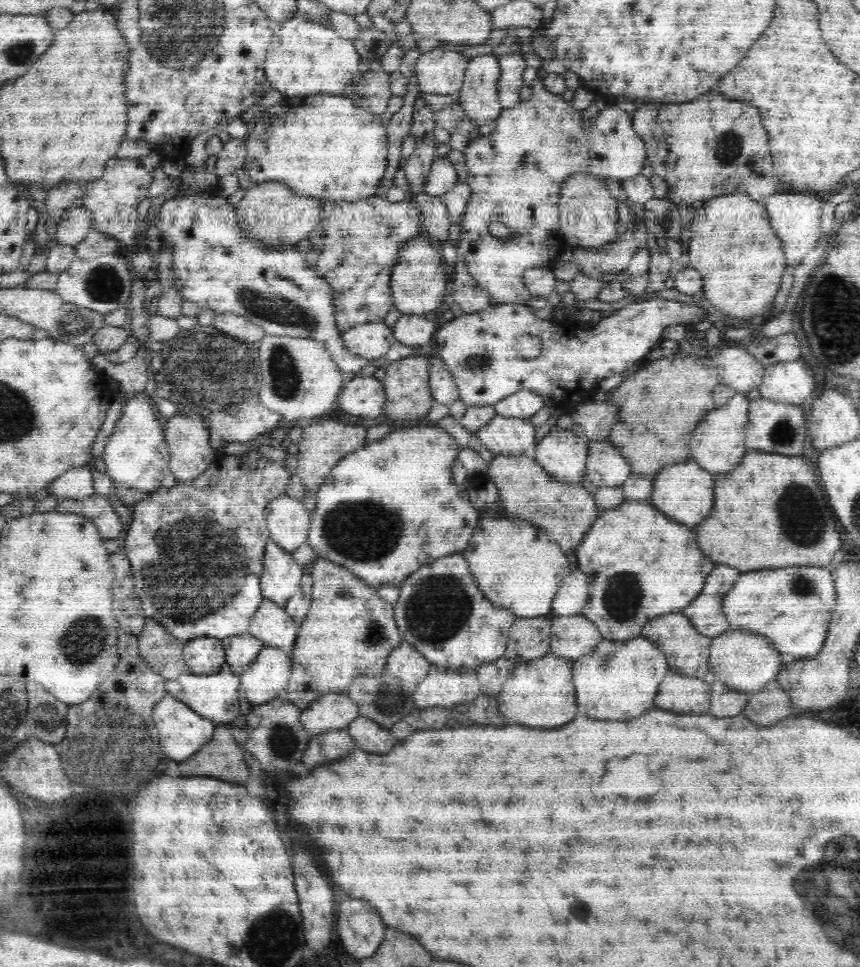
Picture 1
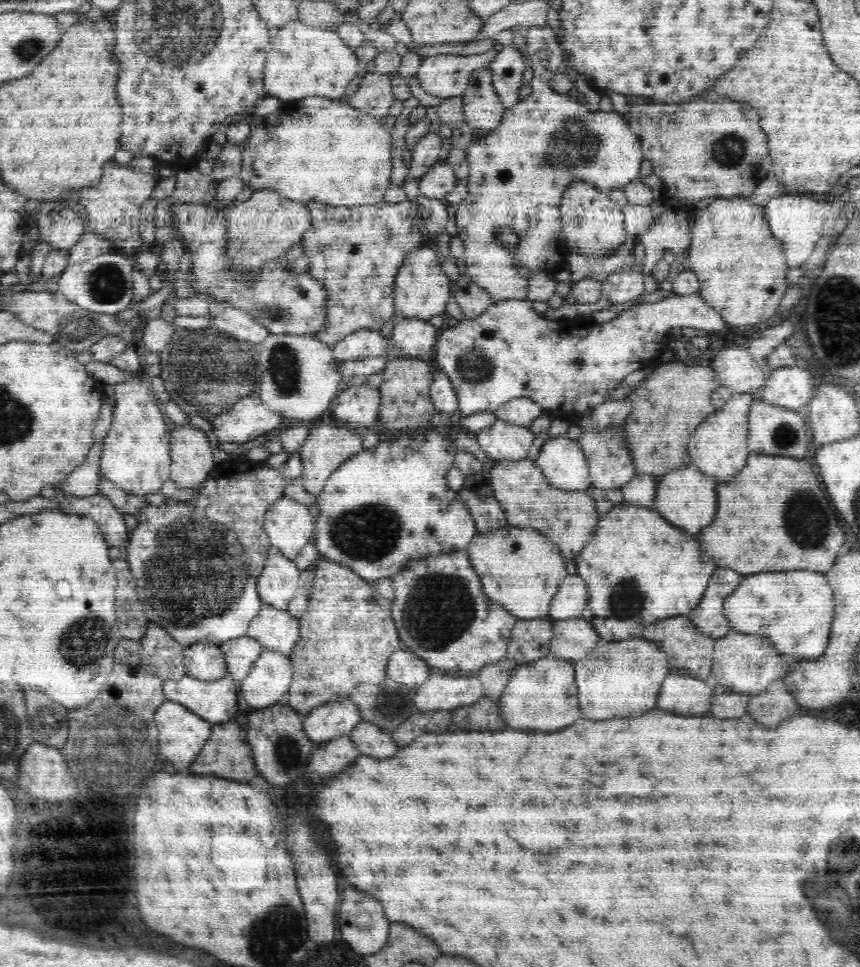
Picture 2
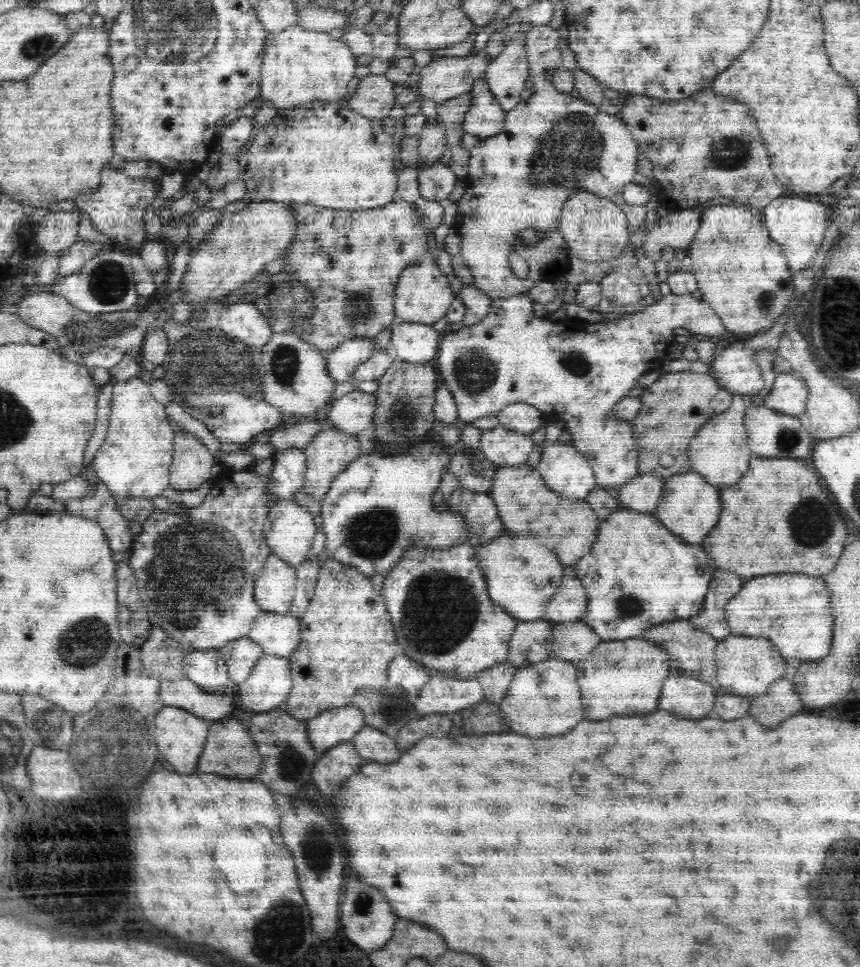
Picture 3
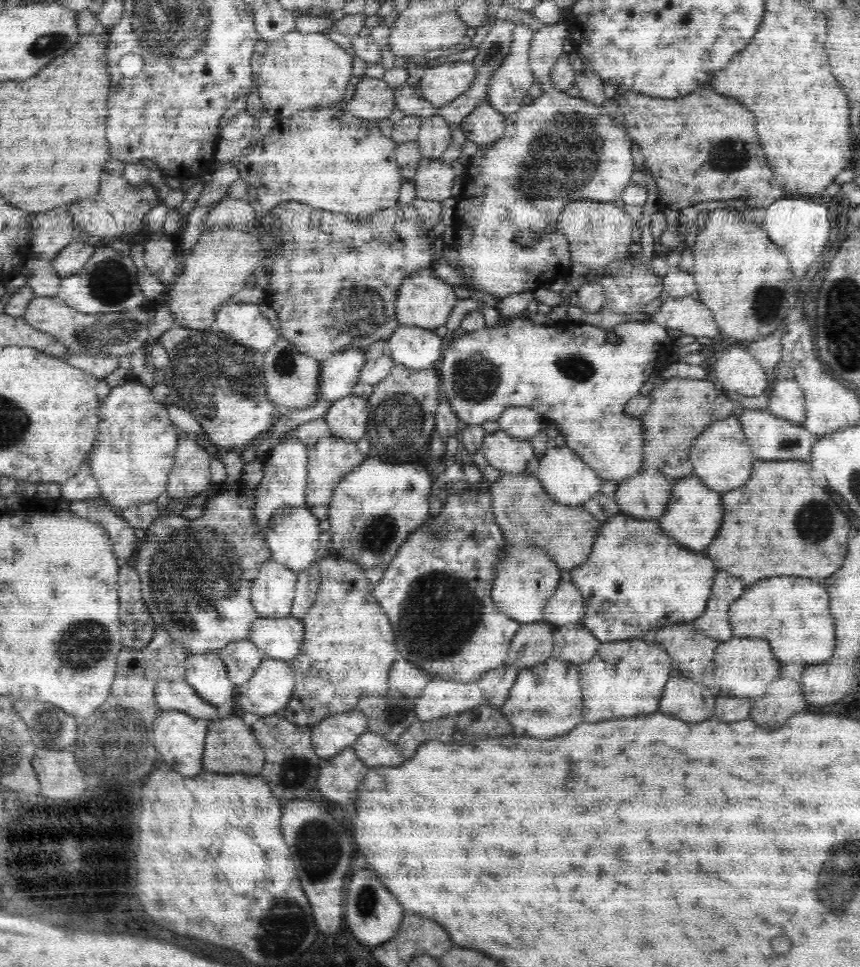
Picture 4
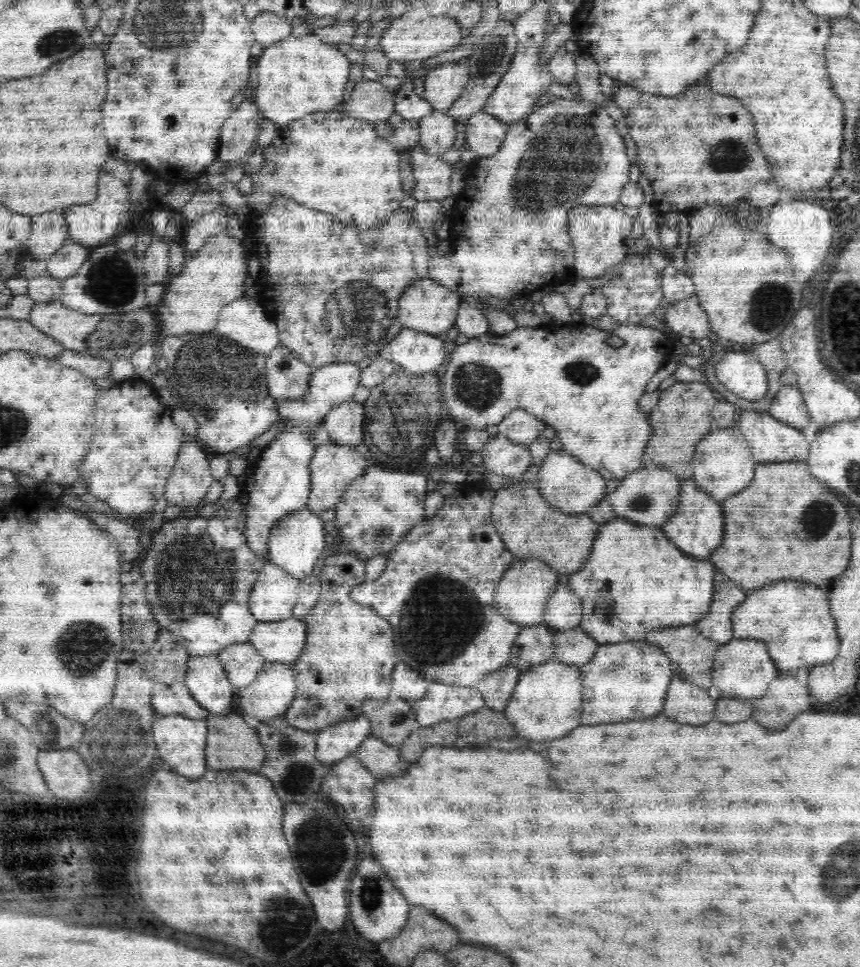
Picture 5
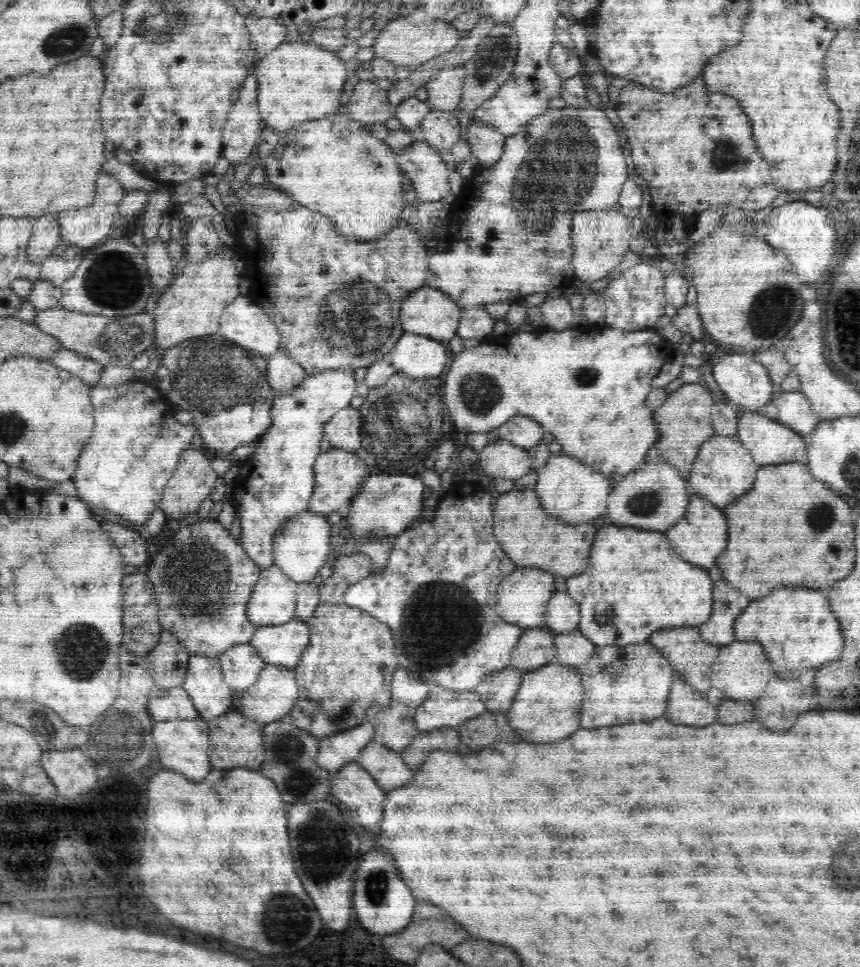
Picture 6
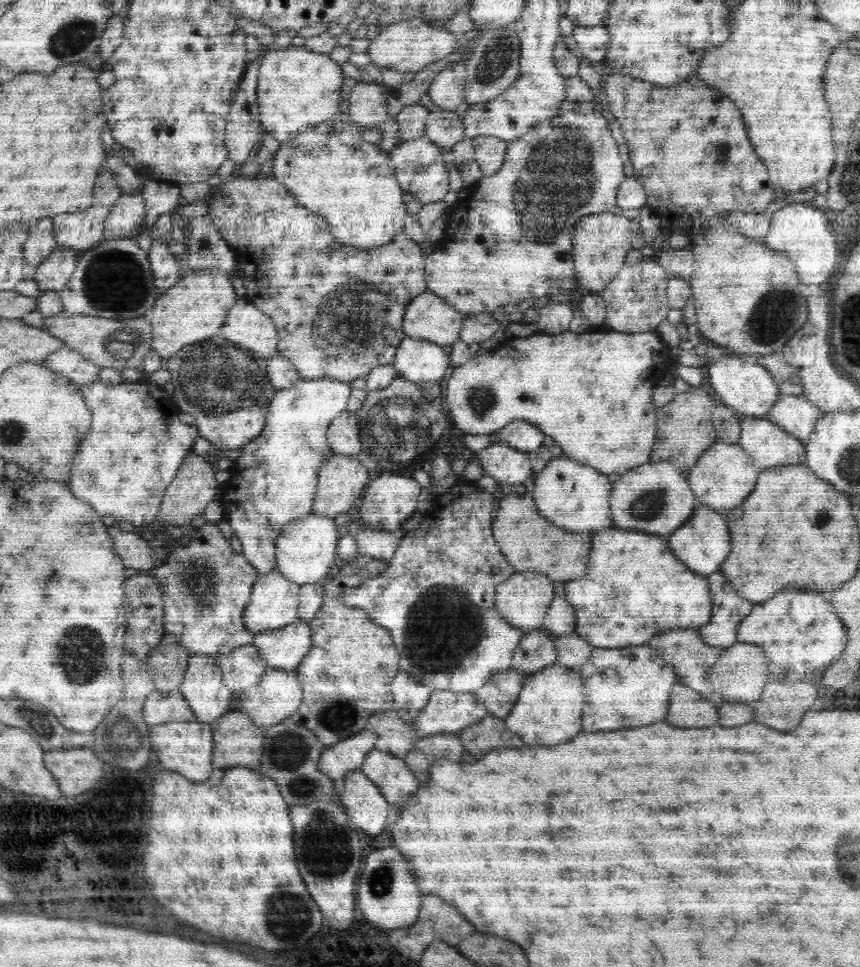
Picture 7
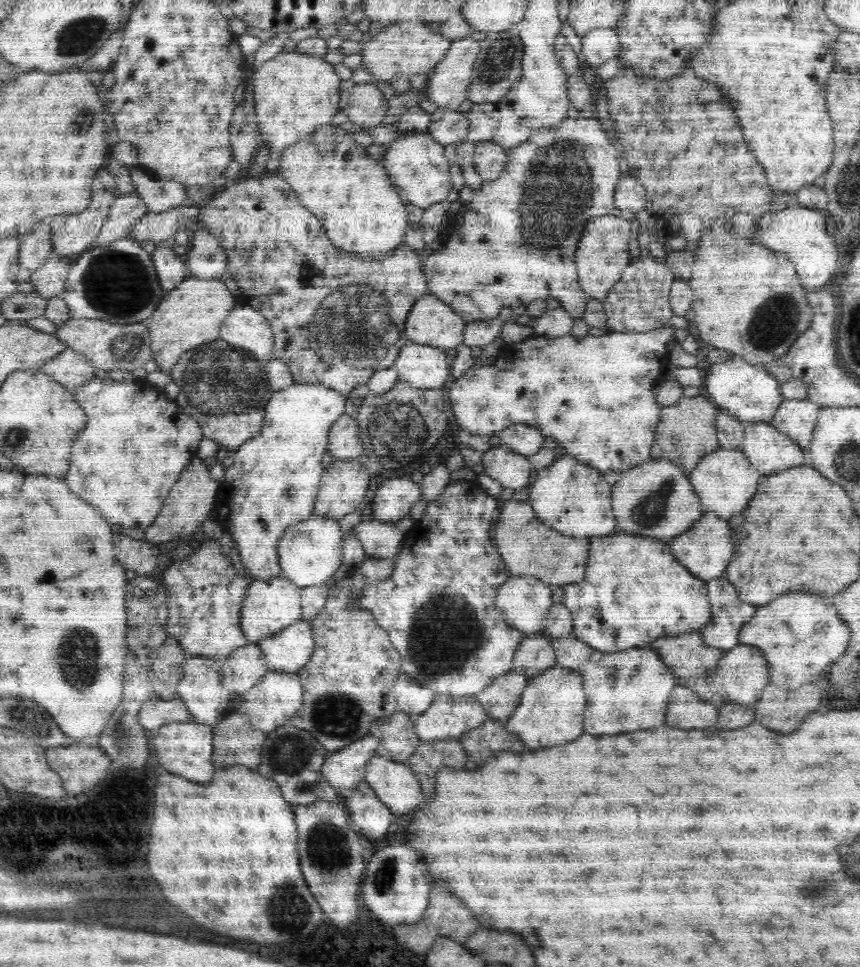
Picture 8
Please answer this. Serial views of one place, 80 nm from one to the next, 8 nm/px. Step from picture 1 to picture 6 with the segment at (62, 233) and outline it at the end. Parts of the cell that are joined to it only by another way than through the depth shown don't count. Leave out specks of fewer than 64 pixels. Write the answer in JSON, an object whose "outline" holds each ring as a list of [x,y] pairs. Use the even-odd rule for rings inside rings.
{"outline":[[[50,213],[34,219],[27,248],[30,262],[41,263],[62,240],[57,216],[58,213]]]}

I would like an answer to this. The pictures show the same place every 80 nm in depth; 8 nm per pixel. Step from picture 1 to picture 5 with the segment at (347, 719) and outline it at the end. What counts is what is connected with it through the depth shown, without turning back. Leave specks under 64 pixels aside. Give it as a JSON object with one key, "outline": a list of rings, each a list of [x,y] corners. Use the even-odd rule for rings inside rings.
{"outline":[[[364,715],[352,720],[338,720],[322,728],[316,736],[315,755],[318,762],[329,767],[348,756],[356,755],[364,740],[371,736],[371,724]]]}

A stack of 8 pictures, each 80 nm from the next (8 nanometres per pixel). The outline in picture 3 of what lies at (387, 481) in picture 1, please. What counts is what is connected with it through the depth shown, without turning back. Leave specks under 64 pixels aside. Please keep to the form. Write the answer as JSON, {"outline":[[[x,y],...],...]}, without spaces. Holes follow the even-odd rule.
{"outline":[[[430,434],[424,442],[410,446],[400,454],[378,456],[371,452],[360,455],[351,462],[332,481],[330,490],[324,494],[321,501],[321,512],[324,535],[326,535],[325,555],[346,566],[357,568],[368,578],[375,574],[384,575],[396,566],[403,552],[414,545],[443,549],[459,545],[467,541],[472,533],[467,529],[463,516],[449,507],[438,508],[432,503],[432,494],[438,488],[442,476],[446,474],[450,464],[451,448],[446,448],[440,440]]]}

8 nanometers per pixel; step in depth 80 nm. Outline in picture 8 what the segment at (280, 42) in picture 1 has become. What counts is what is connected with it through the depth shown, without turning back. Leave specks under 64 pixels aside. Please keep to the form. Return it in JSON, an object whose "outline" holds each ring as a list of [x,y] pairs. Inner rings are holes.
{"outline":[[[282,51],[255,71],[252,84],[256,120],[260,138],[270,149],[267,174],[278,171],[284,148],[311,136],[320,126],[328,125],[333,120],[339,110],[340,82],[333,64],[323,61],[323,57],[296,51]]]}

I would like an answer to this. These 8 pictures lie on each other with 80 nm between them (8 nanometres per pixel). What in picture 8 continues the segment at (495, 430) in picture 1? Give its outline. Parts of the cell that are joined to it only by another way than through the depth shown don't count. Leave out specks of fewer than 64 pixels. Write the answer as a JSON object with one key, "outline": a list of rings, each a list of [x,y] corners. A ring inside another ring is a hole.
{"outline":[[[503,444],[482,454],[483,473],[498,480],[504,488],[526,488],[530,484],[532,464],[527,456],[508,449]]]}

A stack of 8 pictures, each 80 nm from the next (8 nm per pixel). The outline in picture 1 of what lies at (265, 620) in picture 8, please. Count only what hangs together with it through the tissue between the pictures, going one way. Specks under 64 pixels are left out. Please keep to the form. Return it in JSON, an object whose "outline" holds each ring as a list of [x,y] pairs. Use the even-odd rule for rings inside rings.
{"outline":[[[270,540],[266,544],[259,580],[263,598],[285,608],[286,602],[296,594],[302,576],[304,568],[294,560],[293,555]]]}

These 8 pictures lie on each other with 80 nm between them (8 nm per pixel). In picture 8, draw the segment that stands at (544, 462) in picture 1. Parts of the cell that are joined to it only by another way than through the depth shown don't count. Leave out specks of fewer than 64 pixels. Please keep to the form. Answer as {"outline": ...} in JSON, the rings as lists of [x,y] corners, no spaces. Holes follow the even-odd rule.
{"outline":[[[565,455],[538,472],[536,481],[528,486],[528,501],[544,524],[562,534],[576,538],[606,536],[617,530],[611,507],[612,487],[599,470]]]}

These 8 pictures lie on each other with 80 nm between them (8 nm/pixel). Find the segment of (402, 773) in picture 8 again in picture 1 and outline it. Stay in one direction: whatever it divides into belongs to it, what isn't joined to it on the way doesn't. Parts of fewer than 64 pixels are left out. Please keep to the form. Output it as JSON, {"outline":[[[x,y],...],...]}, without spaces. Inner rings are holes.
{"outline":[[[358,716],[347,731],[352,734],[356,746],[364,752],[372,754],[386,754],[394,748],[396,740],[390,736],[388,730],[384,730],[377,722],[369,718]]]}

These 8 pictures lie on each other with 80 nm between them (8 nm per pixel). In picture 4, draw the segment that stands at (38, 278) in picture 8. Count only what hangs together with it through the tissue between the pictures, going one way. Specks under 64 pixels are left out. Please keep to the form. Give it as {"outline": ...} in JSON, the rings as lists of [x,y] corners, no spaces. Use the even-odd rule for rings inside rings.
{"outline":[[[74,238],[49,262],[58,276],[66,277],[77,273],[88,262],[96,248],[98,246]]]}

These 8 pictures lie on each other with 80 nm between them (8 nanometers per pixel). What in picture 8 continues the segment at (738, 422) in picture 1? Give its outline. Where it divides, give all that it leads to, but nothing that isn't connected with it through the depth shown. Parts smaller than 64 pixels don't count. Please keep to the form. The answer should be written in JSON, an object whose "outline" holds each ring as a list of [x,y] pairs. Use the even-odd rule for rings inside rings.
{"outline":[[[719,446],[704,456],[689,474],[689,482],[700,499],[703,512],[712,511],[720,518],[732,518],[748,508],[748,502],[758,490],[761,474],[751,465],[741,449],[726,450]]]}

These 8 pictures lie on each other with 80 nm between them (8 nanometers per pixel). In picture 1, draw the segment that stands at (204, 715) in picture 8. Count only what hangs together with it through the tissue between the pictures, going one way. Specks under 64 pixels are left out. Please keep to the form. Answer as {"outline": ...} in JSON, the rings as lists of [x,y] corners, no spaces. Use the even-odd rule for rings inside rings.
{"outline":[[[196,636],[184,643],[183,659],[192,674],[214,674],[225,663],[225,650],[220,638]]]}

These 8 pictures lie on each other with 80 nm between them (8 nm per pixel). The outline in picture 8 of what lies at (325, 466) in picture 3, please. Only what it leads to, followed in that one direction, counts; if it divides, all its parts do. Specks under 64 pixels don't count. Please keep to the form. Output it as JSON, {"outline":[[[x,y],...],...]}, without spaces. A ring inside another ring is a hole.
{"outline":[[[356,459],[336,460],[324,469],[313,514],[339,521],[346,514],[361,509],[371,475]]]}

